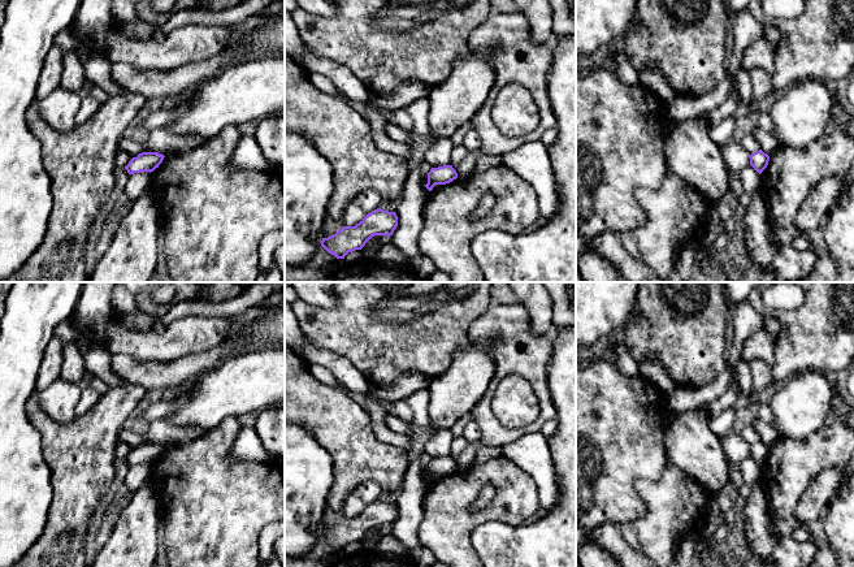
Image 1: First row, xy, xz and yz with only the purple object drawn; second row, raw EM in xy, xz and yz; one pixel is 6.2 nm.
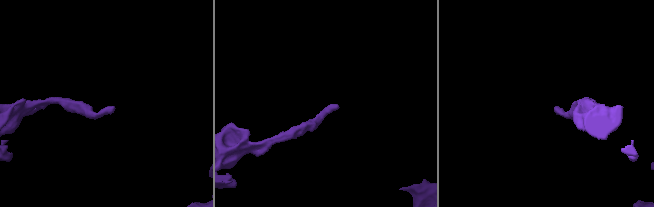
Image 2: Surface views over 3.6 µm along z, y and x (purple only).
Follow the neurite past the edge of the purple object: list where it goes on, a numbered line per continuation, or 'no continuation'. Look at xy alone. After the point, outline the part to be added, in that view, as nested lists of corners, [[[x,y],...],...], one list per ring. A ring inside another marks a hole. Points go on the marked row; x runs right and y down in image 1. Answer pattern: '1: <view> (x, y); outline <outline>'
no continuation

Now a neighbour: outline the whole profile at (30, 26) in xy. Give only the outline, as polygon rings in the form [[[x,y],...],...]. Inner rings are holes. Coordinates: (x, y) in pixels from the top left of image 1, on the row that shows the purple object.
[[[9,0],[0,30],[0,282],[16,273],[45,237],[52,209],[51,179],[42,161],[42,146],[29,129],[26,111],[35,99],[43,61],[58,33],[69,27],[82,0]]]

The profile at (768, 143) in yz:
[[[760,127],[753,129],[753,137],[759,142],[760,150],[768,156],[771,156],[780,146],[776,137]]]

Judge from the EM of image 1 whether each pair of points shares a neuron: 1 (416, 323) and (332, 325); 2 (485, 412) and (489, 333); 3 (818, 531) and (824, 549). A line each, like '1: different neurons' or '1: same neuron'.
1: same neuron
2: same neuron
3: same neuron

